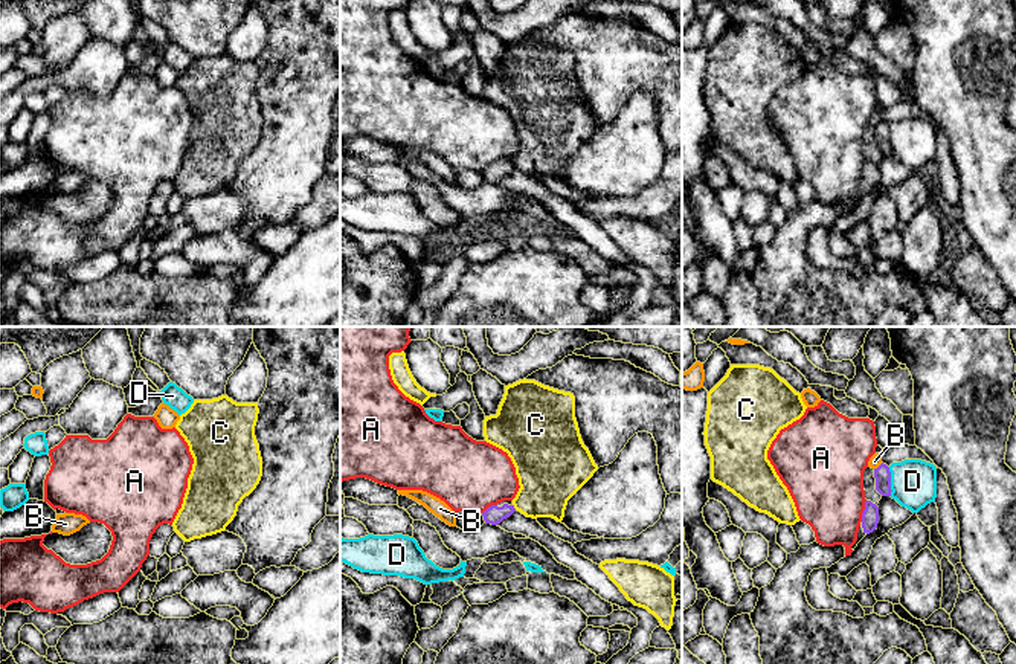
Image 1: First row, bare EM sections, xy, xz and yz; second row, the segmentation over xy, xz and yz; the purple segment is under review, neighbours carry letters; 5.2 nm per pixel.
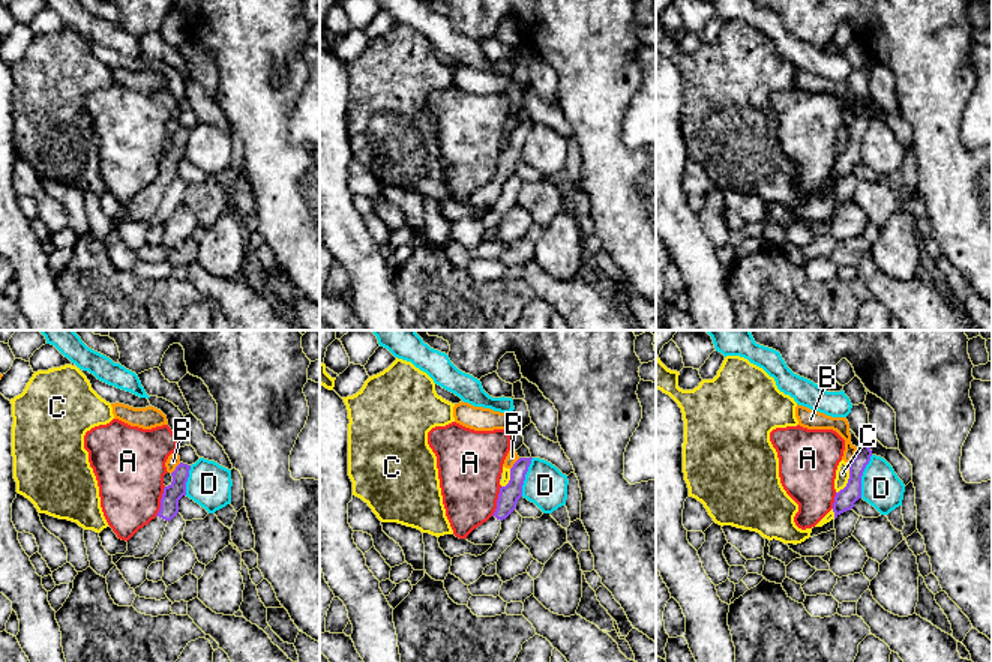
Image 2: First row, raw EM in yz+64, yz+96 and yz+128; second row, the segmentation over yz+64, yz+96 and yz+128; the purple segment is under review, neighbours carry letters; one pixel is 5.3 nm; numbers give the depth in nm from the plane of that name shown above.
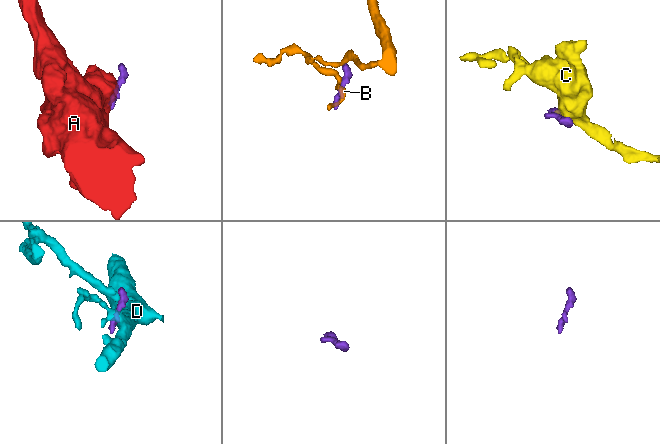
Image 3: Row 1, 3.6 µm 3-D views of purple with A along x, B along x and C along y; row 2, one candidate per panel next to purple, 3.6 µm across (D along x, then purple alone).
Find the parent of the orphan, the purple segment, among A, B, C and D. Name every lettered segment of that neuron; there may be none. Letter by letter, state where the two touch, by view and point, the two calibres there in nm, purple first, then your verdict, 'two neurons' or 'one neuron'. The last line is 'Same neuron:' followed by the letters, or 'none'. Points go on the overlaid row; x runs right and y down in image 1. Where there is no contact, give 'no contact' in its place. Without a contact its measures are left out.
A: meets purple in yz at (864, 512); 100 nm thick on the purple side, 380 nm on the other; two neurons
B: meets purple in yz at (879, 466); 90 nm thick on the purple side, 70 nm on the other; two neurons
C: meets purple in xz at (513, 507); 100 nm thick on the purple side, 320 nm on the other; two neurons
D: meets purple in yz at (890, 481); 90 nm thick on the purple side, 240 nm on the other; two neurons
Same neuron: none

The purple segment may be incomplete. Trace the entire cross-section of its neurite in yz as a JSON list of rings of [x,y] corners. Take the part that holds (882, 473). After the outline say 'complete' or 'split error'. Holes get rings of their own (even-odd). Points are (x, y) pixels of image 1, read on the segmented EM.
[[[880,464],[877,469],[874,469],[874,478],[876,478],[876,490],[882,496],[891,496],[891,472],[886,464]]]; complete

